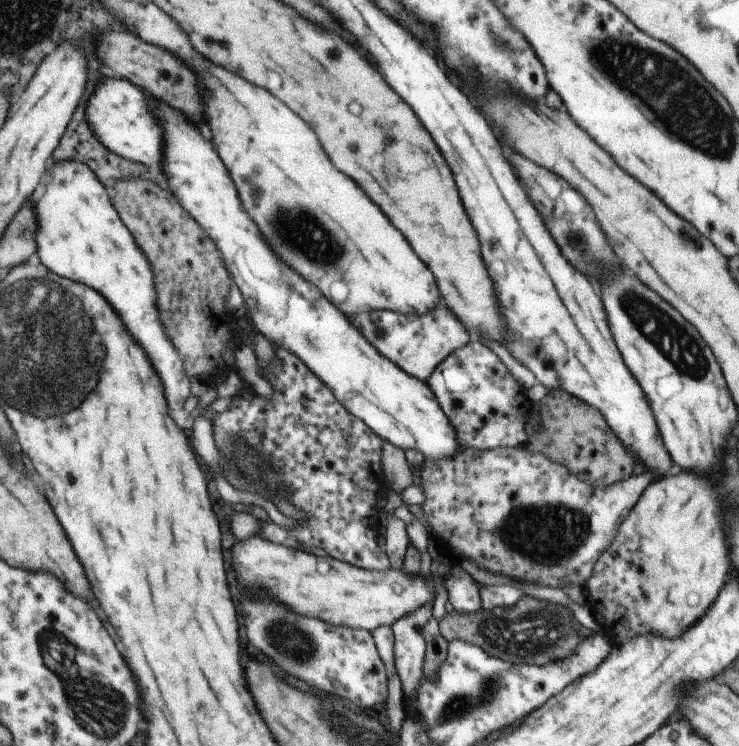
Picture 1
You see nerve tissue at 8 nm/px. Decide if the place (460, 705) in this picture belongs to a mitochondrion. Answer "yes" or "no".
yes

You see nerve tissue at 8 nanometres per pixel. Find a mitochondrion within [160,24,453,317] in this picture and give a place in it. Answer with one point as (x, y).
(299, 232)

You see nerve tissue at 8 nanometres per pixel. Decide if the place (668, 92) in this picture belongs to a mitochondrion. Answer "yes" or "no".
yes

